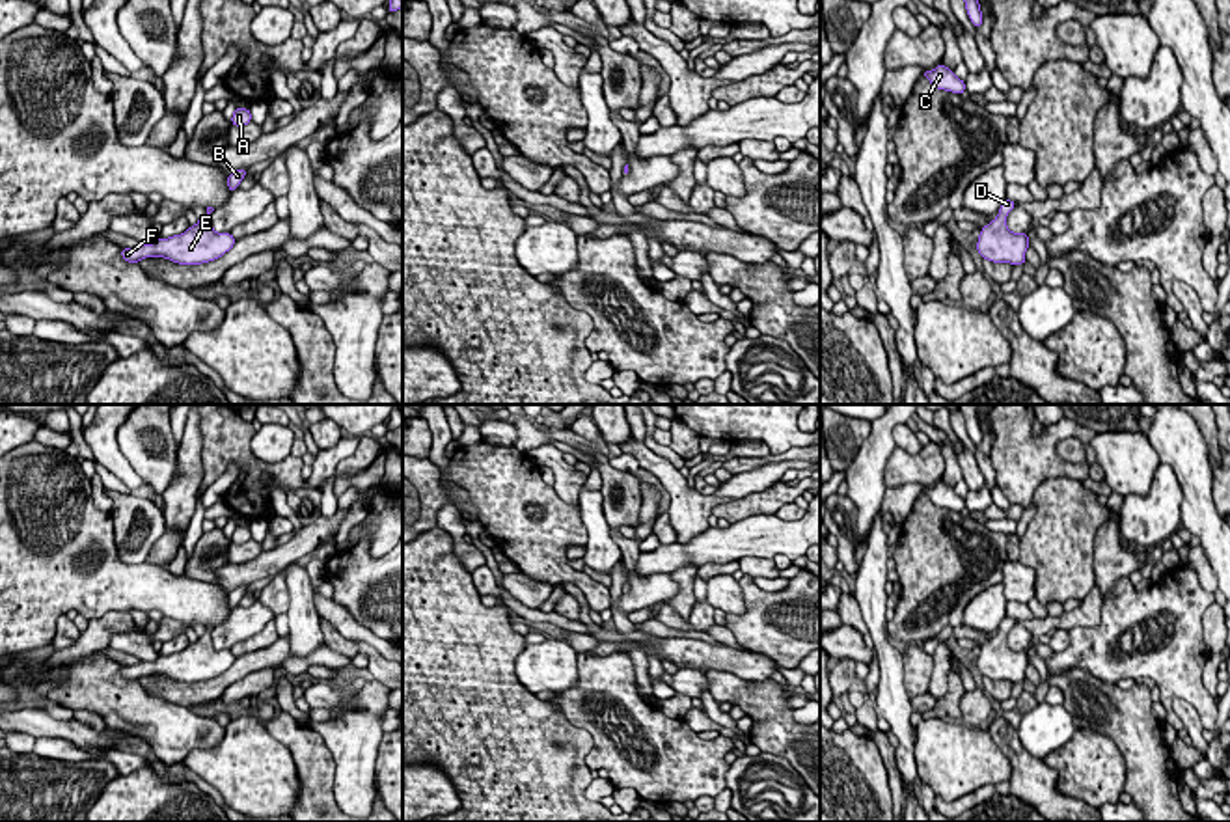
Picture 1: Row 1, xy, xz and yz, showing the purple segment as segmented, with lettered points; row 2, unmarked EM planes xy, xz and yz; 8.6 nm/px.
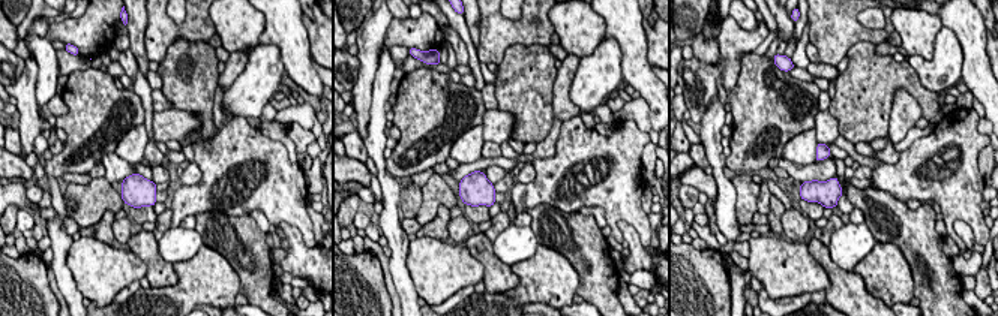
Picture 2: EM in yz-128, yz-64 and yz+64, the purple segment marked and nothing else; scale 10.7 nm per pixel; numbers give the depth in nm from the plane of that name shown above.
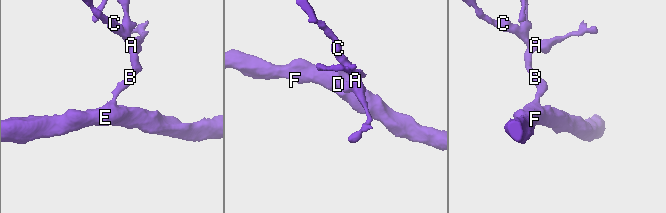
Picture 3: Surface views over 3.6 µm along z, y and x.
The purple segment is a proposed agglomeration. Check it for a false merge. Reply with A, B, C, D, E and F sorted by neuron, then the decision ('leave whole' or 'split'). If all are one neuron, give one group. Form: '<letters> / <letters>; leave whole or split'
A B C D E F; leave whole

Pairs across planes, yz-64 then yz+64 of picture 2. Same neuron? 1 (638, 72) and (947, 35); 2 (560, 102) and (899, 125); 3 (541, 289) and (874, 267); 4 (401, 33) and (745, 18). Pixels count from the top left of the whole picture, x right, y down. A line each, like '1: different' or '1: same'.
1: different
2: same
3: same
4: different

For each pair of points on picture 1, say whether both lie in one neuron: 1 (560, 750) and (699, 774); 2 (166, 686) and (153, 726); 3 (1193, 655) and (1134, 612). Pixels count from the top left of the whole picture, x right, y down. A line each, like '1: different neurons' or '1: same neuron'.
1: different neurons
2: different neurons
3: same neuron

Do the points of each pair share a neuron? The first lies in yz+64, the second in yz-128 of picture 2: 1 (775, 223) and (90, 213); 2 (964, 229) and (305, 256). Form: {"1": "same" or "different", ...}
{"1": "different", "2": "same"}

